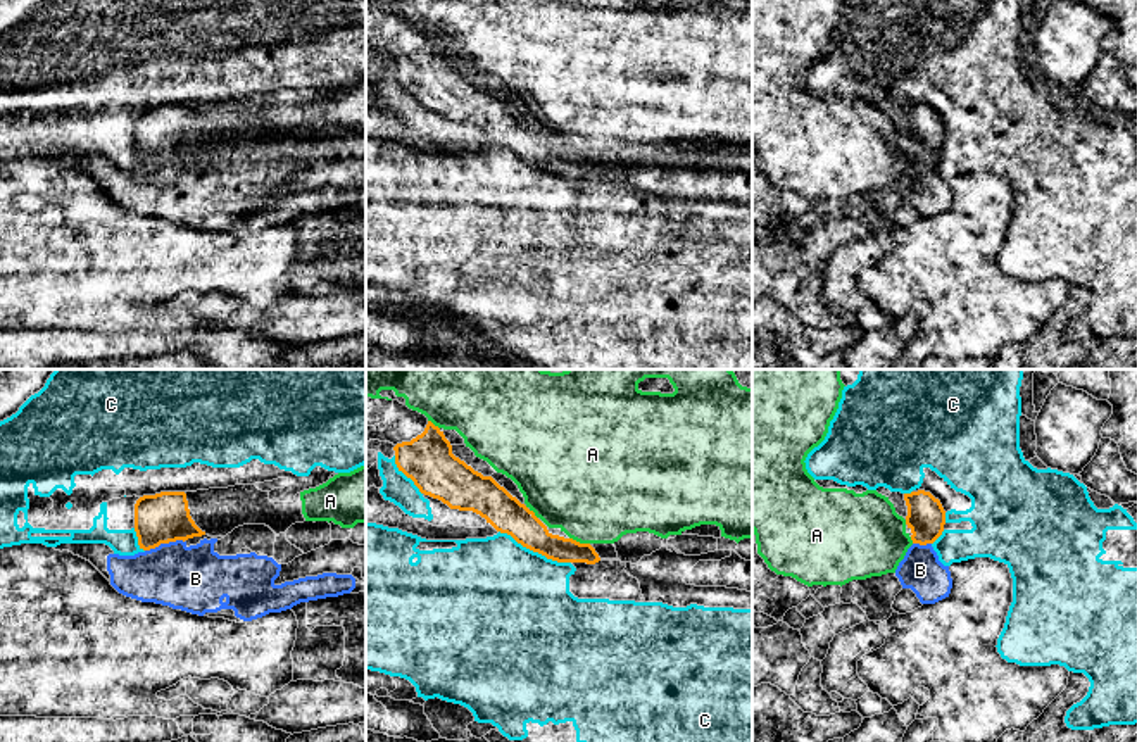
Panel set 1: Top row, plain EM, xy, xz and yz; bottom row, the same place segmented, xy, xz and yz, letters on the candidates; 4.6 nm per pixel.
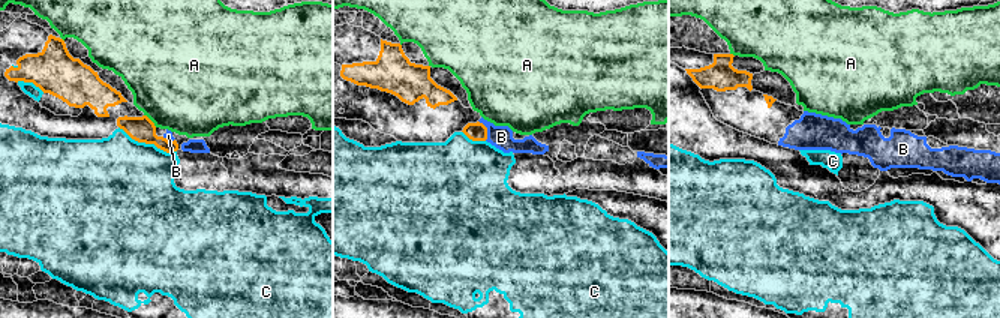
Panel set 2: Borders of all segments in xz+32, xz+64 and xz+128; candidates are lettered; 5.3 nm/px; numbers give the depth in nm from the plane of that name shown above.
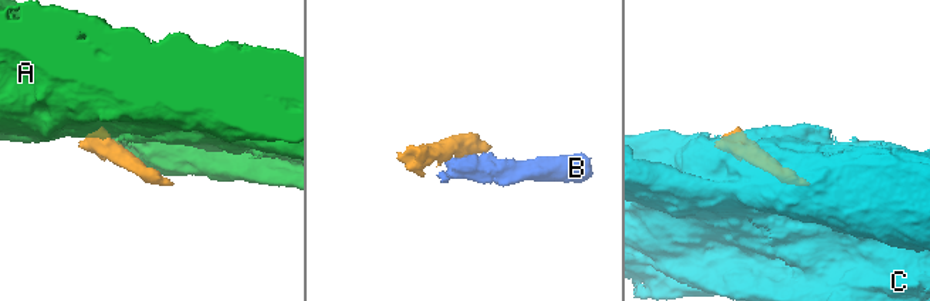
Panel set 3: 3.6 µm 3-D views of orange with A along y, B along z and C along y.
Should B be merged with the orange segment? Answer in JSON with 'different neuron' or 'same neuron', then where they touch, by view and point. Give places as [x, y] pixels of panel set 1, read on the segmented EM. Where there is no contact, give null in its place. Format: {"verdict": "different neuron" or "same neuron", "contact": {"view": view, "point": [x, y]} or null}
{"verdict": "same neuron", "contact": {"view": "xy", "point": [164, 542]}}

